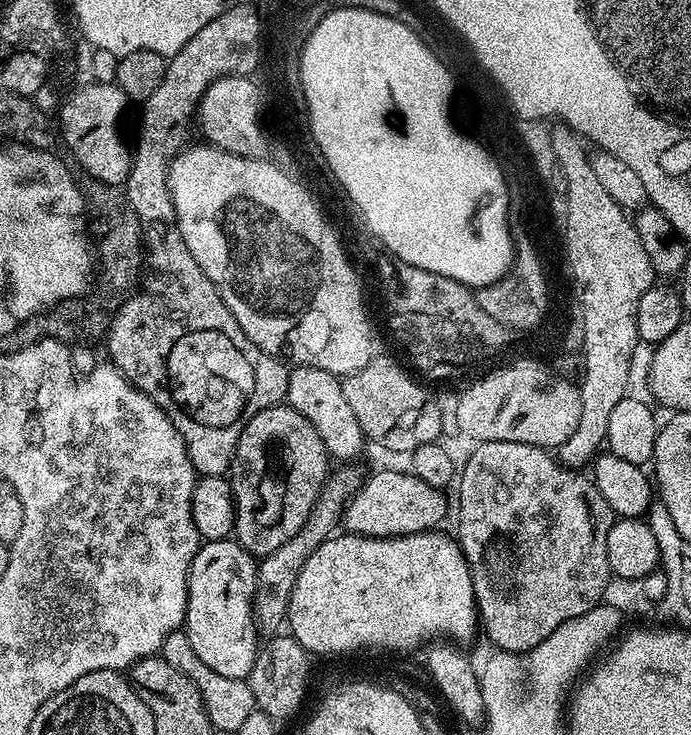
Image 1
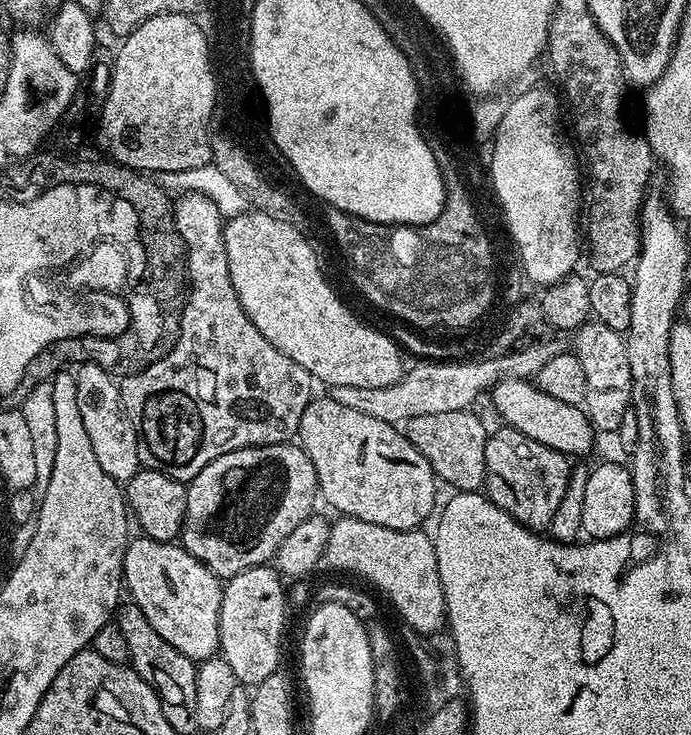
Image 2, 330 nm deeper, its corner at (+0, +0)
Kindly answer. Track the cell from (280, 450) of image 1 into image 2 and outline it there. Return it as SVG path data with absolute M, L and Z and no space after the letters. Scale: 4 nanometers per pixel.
M289 442L286 444L257 444L255 448L239 448L233 452L227 452L212 460L197 476L193 476L186 484L188 493L186 494L186 510L184 511L184 524L180 527L180 535L178 543L181 548L188 551L191 556L198 558L198 562L202 562L221 581L227 582L231 576L242 574L251 568L258 568L267 565L269 561L276 555L276 548L282 542L282 538L286 538L286 534L290 534L290 530L294 530L298 526L298 522L302 522L306 517L313 515L312 508L318 504L318 489L316 487L316 471L314 470L314 462L310 462L310 458L304 453L304 449L299 443Z

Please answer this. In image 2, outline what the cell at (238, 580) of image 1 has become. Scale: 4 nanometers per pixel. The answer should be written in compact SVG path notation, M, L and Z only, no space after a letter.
M143 534L129 539L124 550L122 573L131 603L146 614L146 622L174 646L194 661L209 660L217 655L220 646L218 618L222 581L198 558L194 558L179 543L151 540Z

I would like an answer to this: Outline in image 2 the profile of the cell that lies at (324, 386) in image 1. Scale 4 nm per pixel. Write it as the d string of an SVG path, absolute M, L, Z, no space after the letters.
M314 398L302 414L298 443L314 462L319 495L340 516L353 516L390 530L419 529L437 507L438 477L430 462L395 424L378 422L330 398Z

